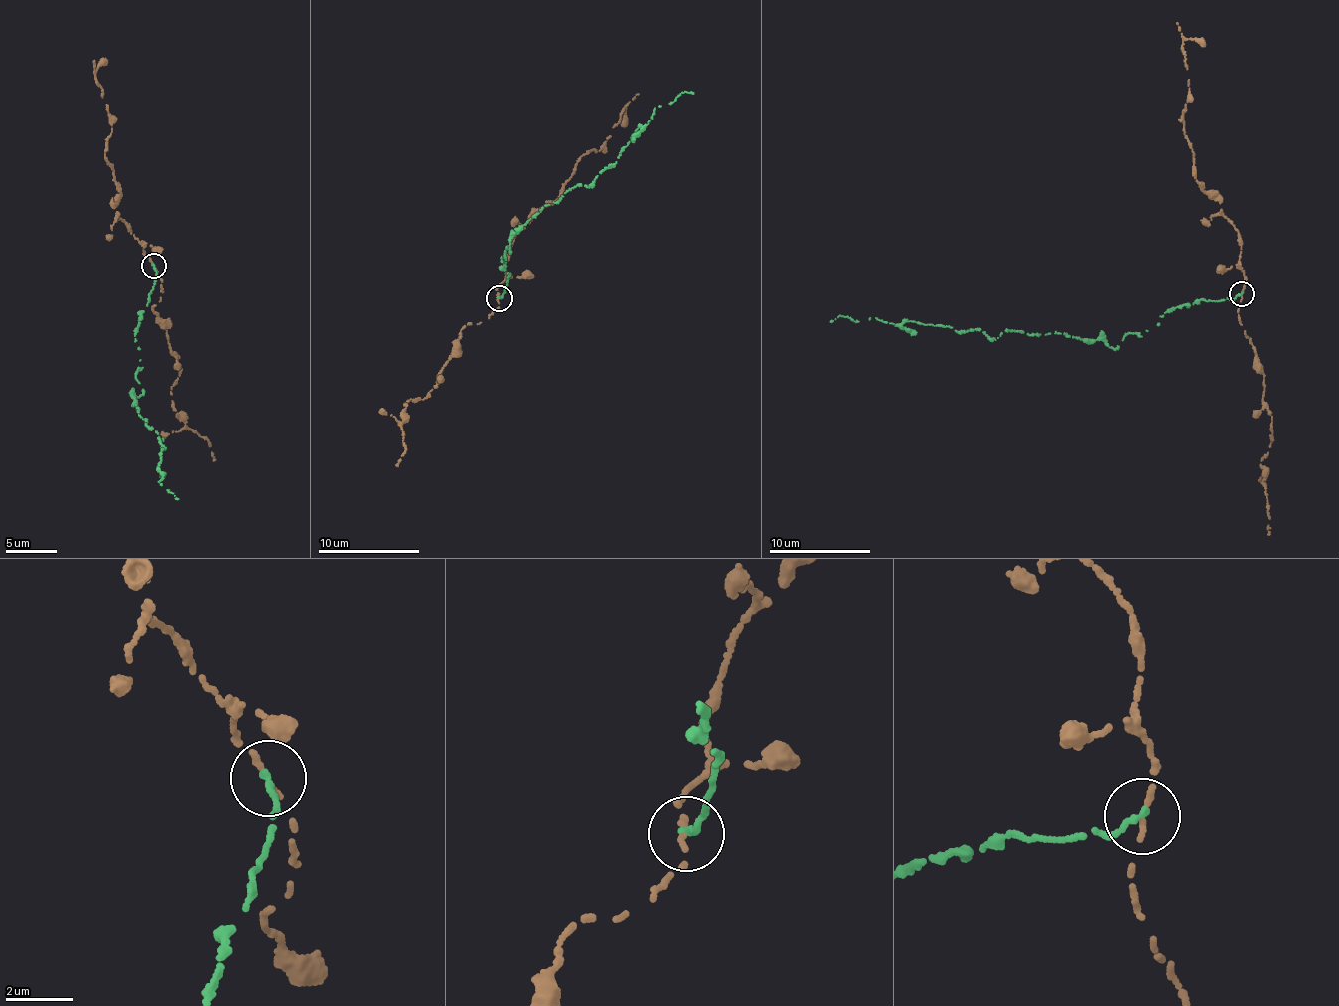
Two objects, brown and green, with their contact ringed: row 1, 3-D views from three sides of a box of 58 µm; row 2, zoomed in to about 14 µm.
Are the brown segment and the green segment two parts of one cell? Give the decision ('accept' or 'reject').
reject

